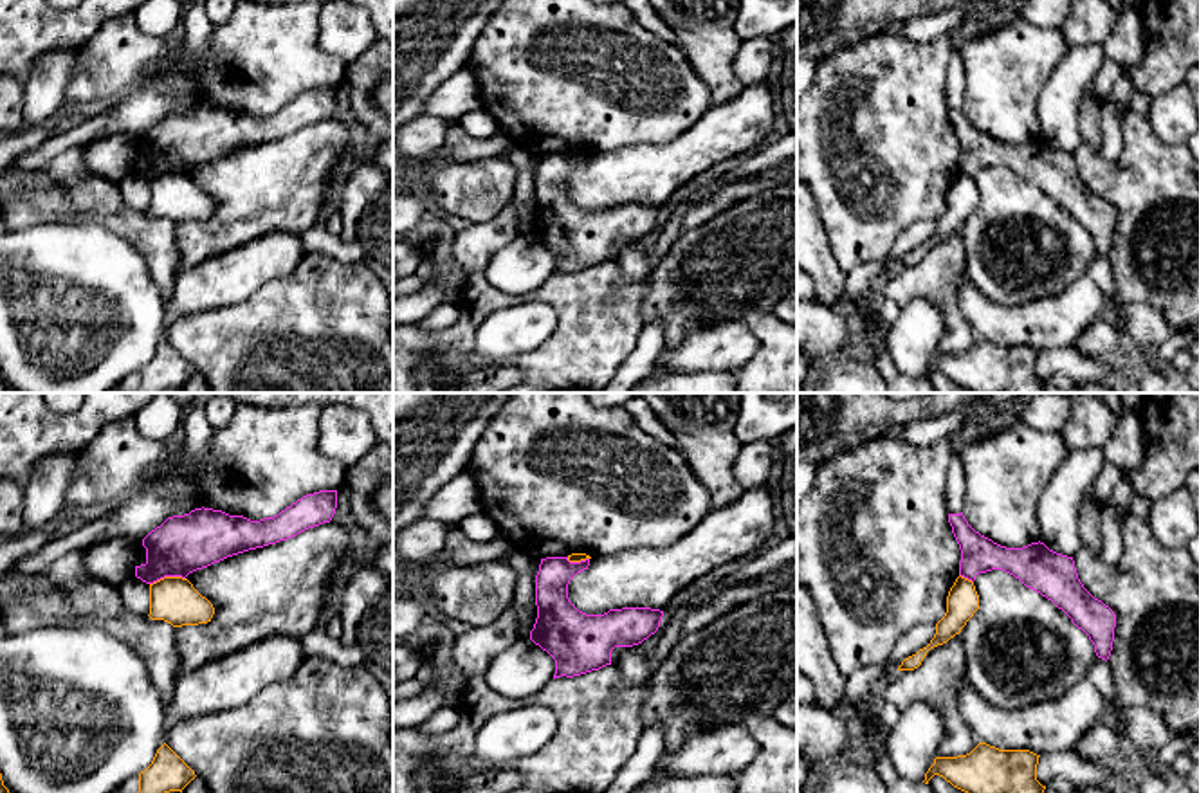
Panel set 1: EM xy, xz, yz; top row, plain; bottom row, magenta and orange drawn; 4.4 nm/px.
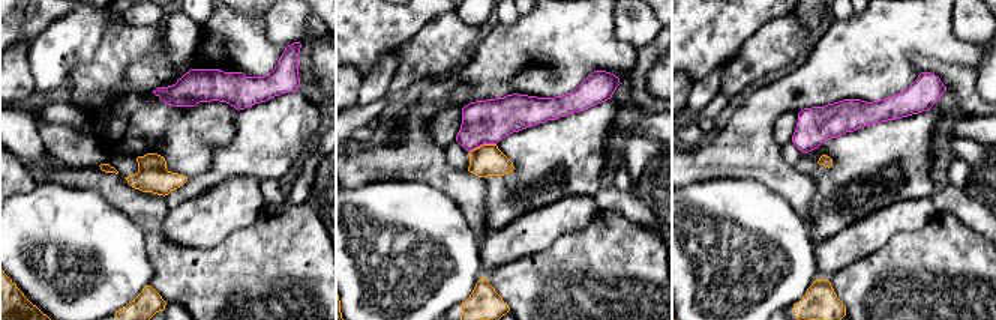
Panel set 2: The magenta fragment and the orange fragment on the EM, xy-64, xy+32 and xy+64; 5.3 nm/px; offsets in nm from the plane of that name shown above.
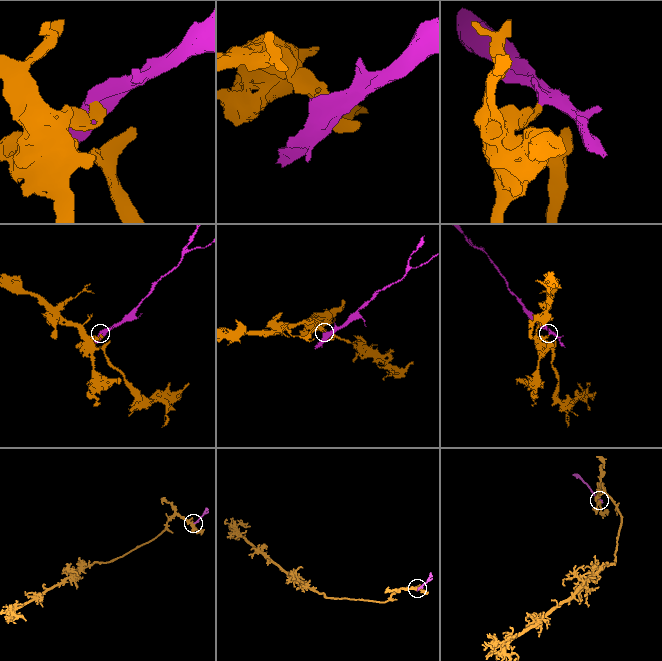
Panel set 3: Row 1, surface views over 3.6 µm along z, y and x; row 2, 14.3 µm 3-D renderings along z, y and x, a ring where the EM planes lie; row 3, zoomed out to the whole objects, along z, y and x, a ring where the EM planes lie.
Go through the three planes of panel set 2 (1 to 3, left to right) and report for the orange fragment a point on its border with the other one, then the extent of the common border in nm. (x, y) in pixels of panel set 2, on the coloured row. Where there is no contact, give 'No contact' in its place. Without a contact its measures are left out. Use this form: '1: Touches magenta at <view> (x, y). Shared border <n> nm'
1: No contact
2: Touches magenta at xy+32 (482, 144). Shared border 150 nm
3: No contact

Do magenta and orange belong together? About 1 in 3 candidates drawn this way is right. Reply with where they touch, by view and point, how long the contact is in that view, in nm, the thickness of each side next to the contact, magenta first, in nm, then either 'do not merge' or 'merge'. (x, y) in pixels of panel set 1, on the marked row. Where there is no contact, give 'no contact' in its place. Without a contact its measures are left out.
xy (166, 575) | 160 nm | 260/200 nm | do not merge

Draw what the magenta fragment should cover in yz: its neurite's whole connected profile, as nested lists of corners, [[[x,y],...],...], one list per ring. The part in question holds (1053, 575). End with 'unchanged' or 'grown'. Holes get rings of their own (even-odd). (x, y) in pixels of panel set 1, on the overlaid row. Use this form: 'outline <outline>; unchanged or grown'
outline [[[948,514],[961,550],[959,575],[975,580],[979,573],[1002,570],[1026,588],[1040,593],[1082,629],[1102,660],[1109,660],[1116,615],[1080,582],[1073,557],[1049,550],[1044,542],[1006,548],[975,532],[961,514]]]; unchanged

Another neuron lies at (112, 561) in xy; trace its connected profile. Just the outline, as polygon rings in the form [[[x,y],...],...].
[[[124,535],[101,541],[83,551],[83,562],[92,577],[119,588],[135,571],[139,544]]]

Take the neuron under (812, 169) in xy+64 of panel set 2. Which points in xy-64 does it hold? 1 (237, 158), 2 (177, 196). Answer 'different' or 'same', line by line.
1: same
2: same

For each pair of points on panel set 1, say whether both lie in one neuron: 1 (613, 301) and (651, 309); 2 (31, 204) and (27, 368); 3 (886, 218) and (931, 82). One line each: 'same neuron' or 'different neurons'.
1: different neurons
2: different neurons
3: same neuron

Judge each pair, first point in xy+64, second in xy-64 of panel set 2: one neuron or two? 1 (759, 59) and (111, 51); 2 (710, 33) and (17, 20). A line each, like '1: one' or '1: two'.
1: one
2: one

